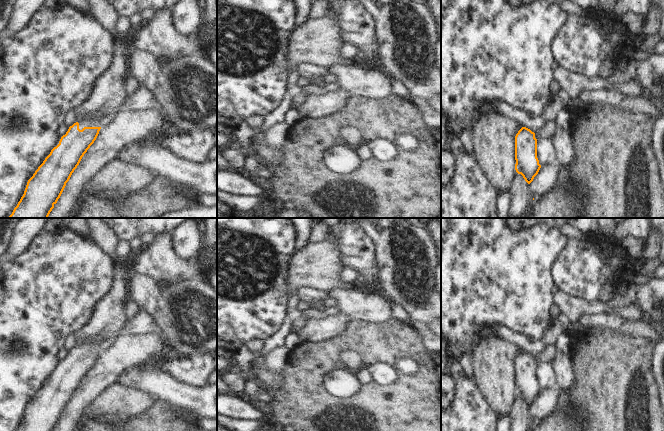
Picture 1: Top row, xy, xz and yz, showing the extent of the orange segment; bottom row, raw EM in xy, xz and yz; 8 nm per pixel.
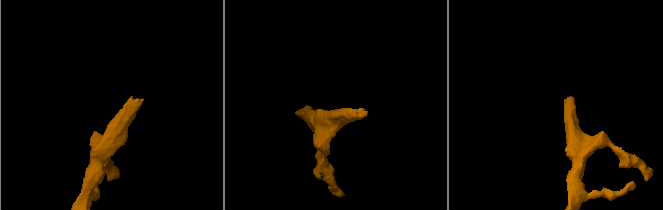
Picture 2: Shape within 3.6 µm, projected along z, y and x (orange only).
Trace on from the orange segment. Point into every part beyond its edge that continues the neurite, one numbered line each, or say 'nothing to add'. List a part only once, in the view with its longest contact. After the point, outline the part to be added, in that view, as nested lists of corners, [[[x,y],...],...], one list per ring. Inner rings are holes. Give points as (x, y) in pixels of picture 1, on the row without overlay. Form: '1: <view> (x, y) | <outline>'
1: xy (109, 320) | [[[140,239],[129,241],[130,253],[116,259],[117,273],[110,294],[96,307],[88,325],[79,333],[79,353],[102,351],[113,342],[128,323],[127,289],[133,275],[131,269],[136,258],[147,248]]]

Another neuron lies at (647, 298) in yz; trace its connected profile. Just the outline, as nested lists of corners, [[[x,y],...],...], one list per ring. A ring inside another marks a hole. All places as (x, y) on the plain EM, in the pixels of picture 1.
[[[654,277],[649,284],[637,285],[635,305],[640,309],[644,317],[653,317],[653,312],[660,299],[664,300],[664,279]]]

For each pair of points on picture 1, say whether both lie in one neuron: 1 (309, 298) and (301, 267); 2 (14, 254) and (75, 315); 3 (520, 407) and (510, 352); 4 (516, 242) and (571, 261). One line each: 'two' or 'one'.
1: two
2: two
3: two
4: two

